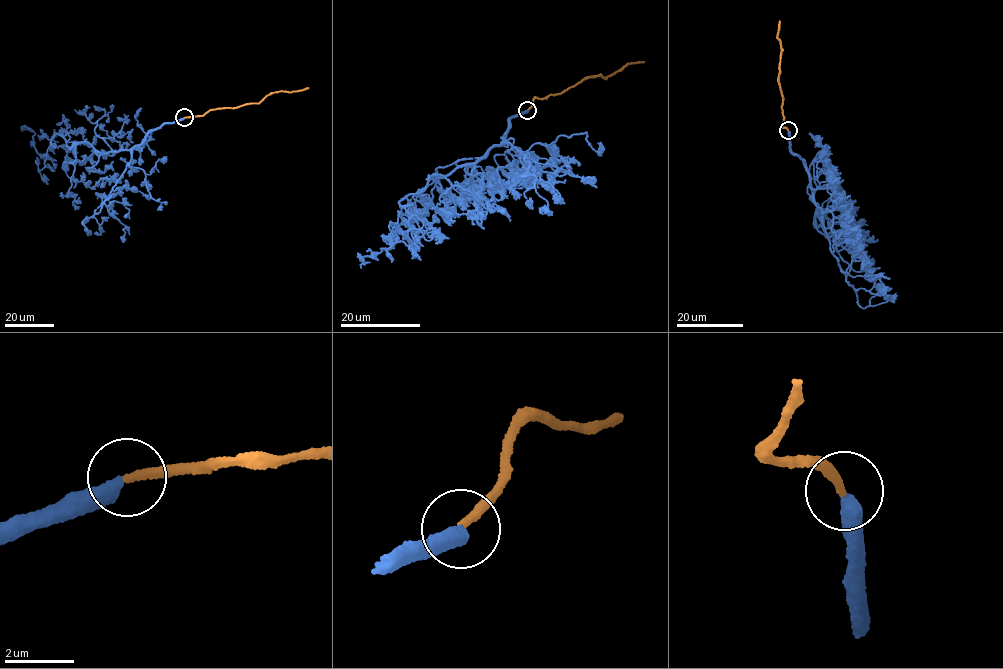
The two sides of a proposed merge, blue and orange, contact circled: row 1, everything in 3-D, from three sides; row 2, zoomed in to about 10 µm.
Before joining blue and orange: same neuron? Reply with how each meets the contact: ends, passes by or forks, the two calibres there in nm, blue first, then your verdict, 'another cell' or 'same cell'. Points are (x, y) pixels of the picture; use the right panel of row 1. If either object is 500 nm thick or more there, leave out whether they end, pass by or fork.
blue ends; orange ends; calibres 420 and 240 nm; another cell

